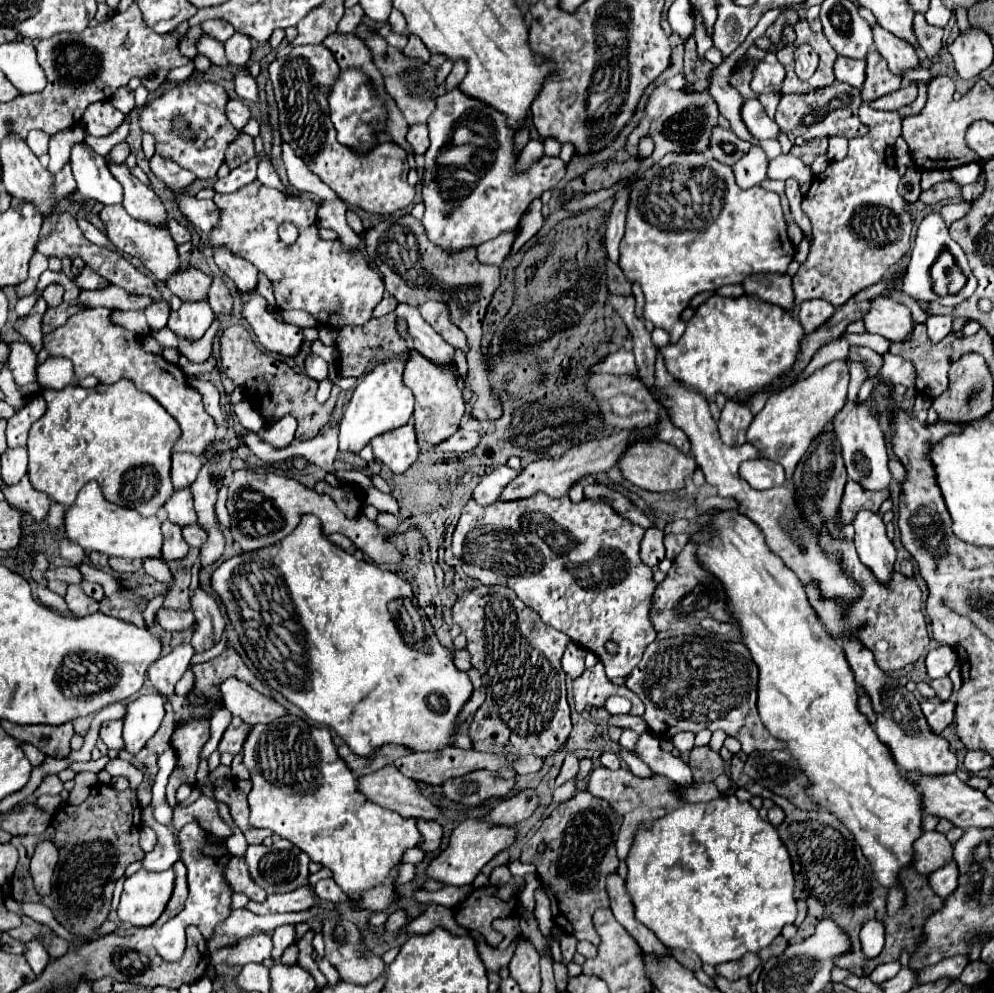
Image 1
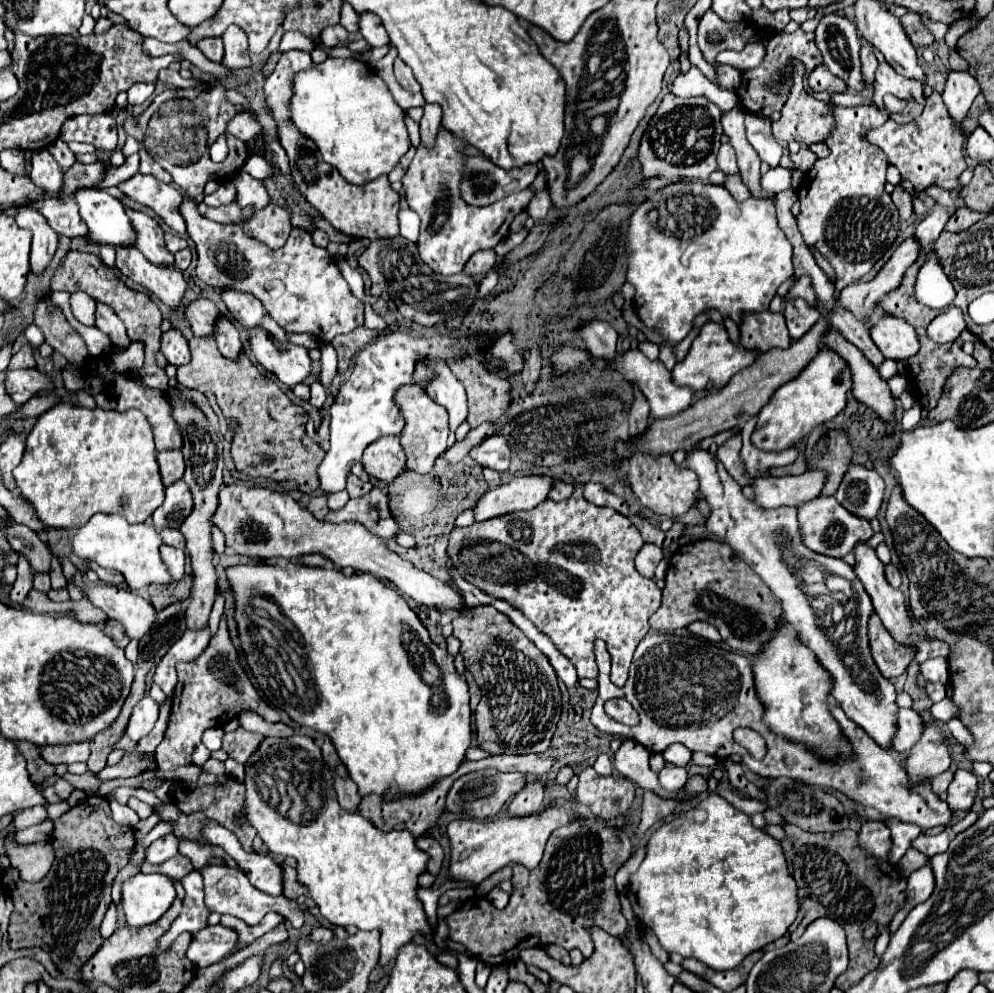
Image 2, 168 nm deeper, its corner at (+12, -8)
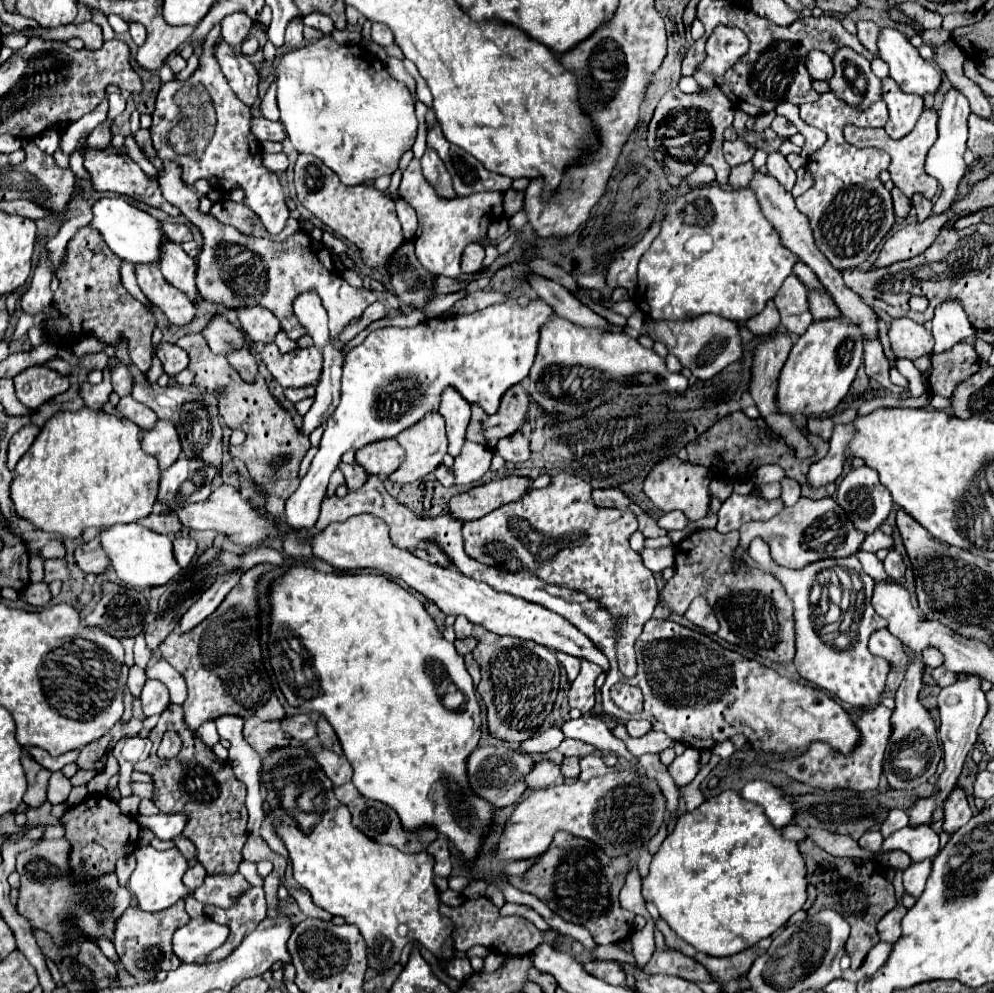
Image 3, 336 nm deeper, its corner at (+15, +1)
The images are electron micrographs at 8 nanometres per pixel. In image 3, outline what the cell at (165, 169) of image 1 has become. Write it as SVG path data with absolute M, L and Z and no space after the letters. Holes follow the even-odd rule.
M139 129L139 131L135 133L135 141L137 141L139 149L141 149L149 159L157 155L157 151L153 149L153 143L151 143L151 133L149 133L147 129Z

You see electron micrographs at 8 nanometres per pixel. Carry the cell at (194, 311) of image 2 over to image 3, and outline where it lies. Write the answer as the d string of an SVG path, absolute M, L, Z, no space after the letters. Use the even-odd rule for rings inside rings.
M225 317L211 319L211 323L203 331L203 337L207 339L213 353L221 353L221 355L225 355L229 351L235 351L235 349L241 349L241 345L243 347L249 345L245 333L241 333L239 329L229 325Z

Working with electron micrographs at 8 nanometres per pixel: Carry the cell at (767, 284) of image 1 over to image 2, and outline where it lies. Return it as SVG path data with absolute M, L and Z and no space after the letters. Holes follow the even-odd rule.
M770 310L748 312L740 322L740 342L746 348L766 352L770 348L788 348L790 336L784 316Z

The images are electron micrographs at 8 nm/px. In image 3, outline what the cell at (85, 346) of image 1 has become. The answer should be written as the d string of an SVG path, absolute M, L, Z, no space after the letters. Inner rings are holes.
M123 397L117 405L117 409L121 411L123 417L131 419L133 423L137 423L141 429L149 429L149 425L153 425L153 421L157 421L157 415L153 411L149 411L145 405L141 405L139 401L135 401L133 397Z

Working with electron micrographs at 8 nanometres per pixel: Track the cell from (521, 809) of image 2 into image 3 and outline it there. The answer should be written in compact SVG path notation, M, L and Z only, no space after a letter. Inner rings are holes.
M549 759L545 761L539 761L533 771L527 775L527 785L529 785L529 791L537 791L537 789L545 789L545 787L551 787L555 783L555 779L559 777L561 773L561 765L559 763L553 763Z

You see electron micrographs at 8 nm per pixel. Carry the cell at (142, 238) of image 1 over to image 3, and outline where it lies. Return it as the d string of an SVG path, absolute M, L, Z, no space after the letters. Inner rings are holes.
M139 265L137 269L137 281L147 299L159 307L171 325L187 325L195 319L195 305L181 293L179 289L173 289L161 275L159 267L153 265Z

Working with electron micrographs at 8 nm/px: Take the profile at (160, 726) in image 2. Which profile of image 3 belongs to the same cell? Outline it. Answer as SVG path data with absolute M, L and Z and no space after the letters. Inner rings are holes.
M169 705L155 729L151 731L149 739L153 741L151 755L135 765L135 771L149 773L153 781L153 803L159 807L161 813L189 813L189 825L185 827L183 835L191 839L197 847L197 859L207 869L209 875L233 875L237 867L209 867L209 839L217 843L217 849L225 855L239 855L245 841L247 841L247 807L245 807L245 783L241 783L229 765L229 761L221 761L215 753L195 735L183 721L183 709L179 705ZM167 729L179 731L183 739L183 749L173 759L159 759L157 745Z

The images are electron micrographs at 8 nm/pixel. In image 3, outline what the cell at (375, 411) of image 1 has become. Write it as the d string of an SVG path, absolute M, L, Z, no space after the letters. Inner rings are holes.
M531 299L527 307L509 301L469 315L427 319L409 329L387 327L371 331L361 345L353 347L345 355L341 403L325 425L325 433L309 473L303 477L297 493L293 493L285 503L287 525L297 531L313 529L329 477L339 465L341 455L349 449L357 451L369 443L393 439L401 431L419 423L427 413L437 413L441 393L447 387L453 387L471 405L479 405L487 415L497 413L505 391L527 377L535 361L539 327L551 315L551 305L543 299ZM395 381L409 383L413 387L413 395L409 395L409 409L399 419L381 419L377 415L379 395L385 395L389 385Z

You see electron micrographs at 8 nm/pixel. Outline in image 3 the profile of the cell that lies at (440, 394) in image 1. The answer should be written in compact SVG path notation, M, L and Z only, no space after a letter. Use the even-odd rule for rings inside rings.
M429 413L417 425L397 435L397 443L405 449L403 465L389 475L393 483L415 483L435 471L447 453L445 419L439 413Z

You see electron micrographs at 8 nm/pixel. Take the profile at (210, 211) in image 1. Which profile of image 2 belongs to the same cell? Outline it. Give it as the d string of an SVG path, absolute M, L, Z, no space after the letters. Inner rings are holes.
M140 172L130 180L122 182L118 188L132 200L152 208L174 232L186 234L186 222L180 214L182 194L178 188L174 188L172 184L164 184L154 176L144 176Z

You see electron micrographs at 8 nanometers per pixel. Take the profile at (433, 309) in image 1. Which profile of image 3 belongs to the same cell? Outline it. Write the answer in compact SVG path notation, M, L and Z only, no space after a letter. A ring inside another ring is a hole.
M515 385L501 399L501 409L495 417L487 417L487 413L483 413L483 409L477 409L477 405L473 405L471 409L473 417L467 429L467 439L493 451L497 441L501 441L503 437L511 437L527 421L529 397L523 385Z

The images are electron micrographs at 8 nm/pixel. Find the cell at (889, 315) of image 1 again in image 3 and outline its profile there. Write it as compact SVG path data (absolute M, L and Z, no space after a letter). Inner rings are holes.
M905 317L893 319L889 329L889 339L891 339L893 353L901 359L911 359L911 361L923 355L931 355L935 343L931 331Z

